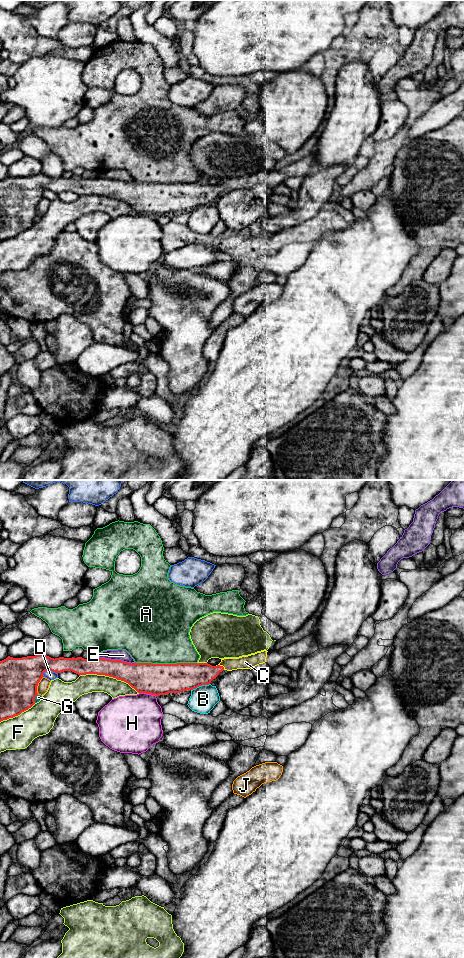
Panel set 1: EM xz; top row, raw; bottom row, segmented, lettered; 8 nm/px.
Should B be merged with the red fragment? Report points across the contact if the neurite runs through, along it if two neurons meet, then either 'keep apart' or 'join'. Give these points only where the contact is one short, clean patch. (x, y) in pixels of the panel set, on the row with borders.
border along xz (209, 683), (199, 685), (191, 690); keep apart

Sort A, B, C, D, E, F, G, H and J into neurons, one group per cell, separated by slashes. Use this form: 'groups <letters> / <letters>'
groups A / B / C / D / E / F / G / H / J

